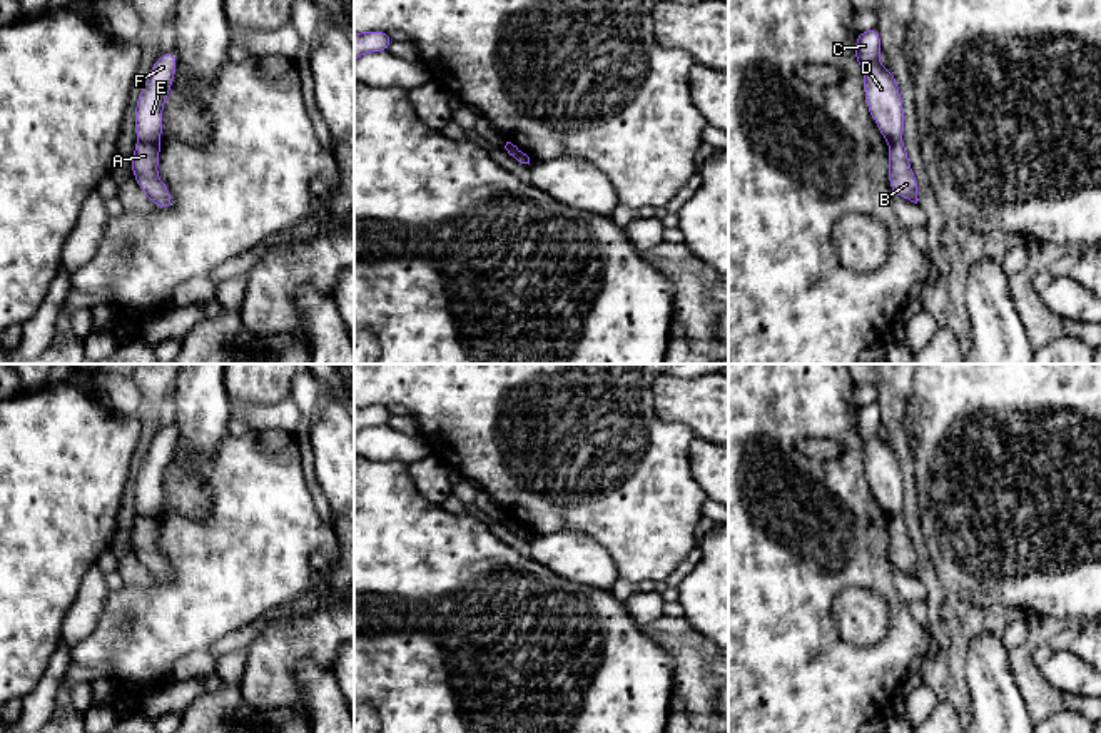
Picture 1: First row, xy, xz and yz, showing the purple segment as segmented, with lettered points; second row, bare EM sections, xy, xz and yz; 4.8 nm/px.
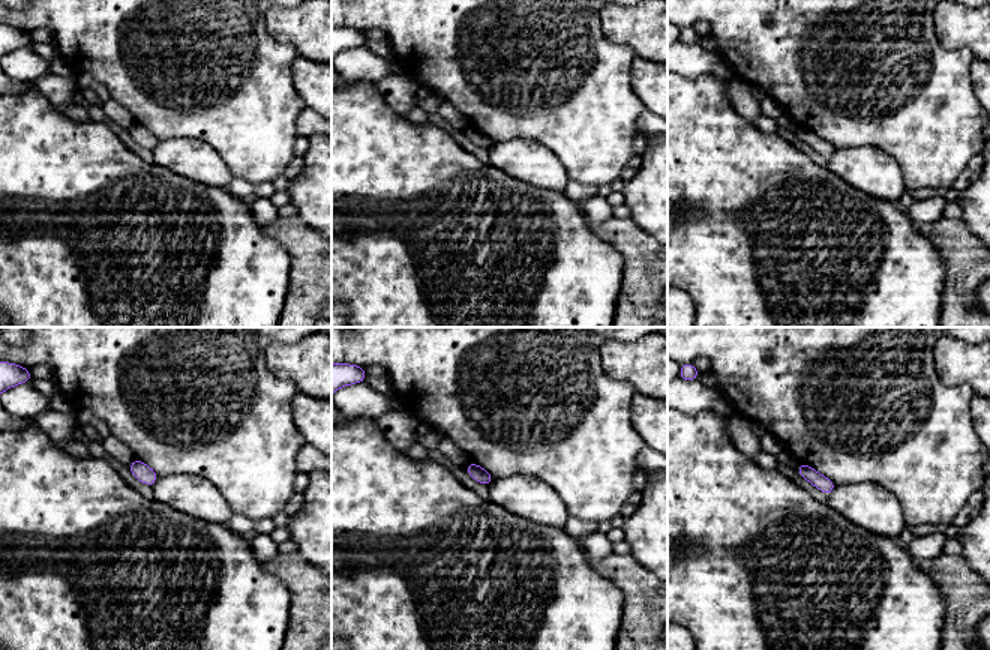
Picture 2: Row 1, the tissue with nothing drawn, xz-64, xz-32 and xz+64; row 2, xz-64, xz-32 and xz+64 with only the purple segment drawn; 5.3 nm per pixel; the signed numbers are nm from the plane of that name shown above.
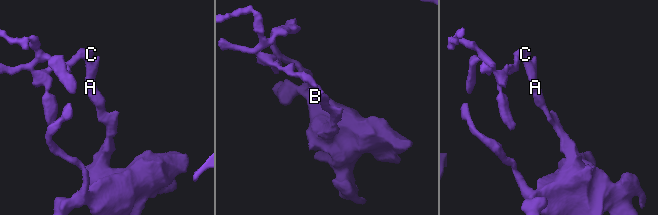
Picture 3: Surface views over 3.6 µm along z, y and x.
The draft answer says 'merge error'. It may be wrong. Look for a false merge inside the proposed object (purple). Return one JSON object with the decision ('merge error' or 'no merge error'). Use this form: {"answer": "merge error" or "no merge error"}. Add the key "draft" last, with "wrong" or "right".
{"answer": "merge error", "draft": "right"}

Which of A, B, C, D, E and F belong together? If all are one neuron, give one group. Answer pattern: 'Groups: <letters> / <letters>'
Groups: A B / C D E F

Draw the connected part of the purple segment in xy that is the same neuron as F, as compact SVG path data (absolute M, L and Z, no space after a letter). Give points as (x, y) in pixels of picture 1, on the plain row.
M162 427L137 473L135 479L135 509L139 516L159 516L162 509L162 483L174 456L177 429Z

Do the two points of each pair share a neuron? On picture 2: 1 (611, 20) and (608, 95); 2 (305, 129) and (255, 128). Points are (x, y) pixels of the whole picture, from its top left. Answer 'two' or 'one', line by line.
1: two
2: two

